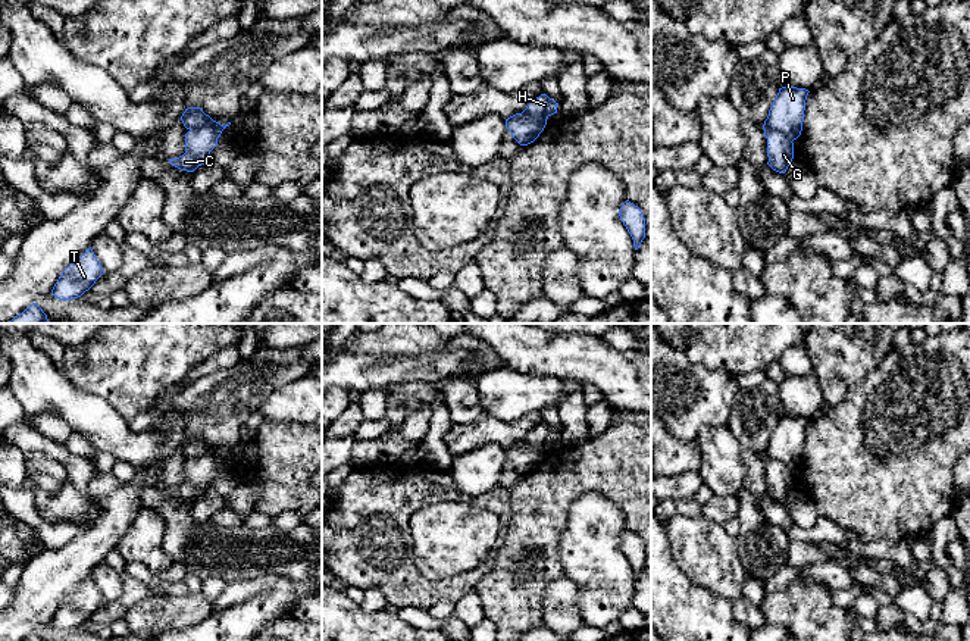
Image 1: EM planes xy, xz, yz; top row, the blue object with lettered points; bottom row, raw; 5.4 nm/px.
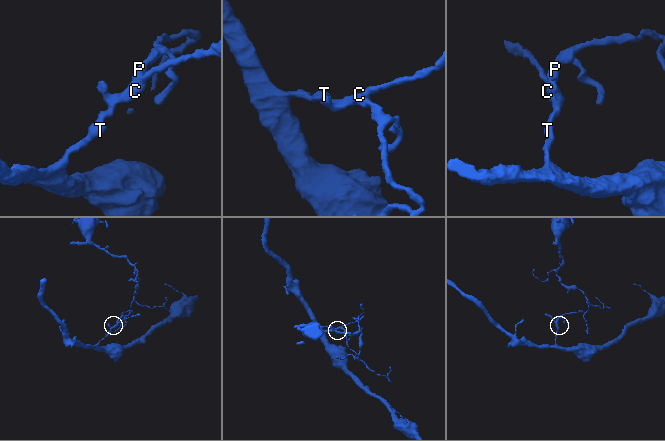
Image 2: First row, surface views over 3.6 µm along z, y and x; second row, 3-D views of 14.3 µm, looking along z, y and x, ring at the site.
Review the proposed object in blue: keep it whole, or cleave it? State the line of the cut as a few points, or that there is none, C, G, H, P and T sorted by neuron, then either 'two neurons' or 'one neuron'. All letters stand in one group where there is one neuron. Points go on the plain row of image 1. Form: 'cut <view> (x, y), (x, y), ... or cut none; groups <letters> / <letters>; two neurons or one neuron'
cut yz (764, 453), (779, 459), (791, 471); groups C G H T / P; two neurons

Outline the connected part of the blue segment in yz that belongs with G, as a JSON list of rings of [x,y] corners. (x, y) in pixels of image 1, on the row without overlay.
[[[763,454],[764,466],[767,468],[767,494],[779,501],[785,503],[789,493],[794,488],[794,472],[780,460]]]

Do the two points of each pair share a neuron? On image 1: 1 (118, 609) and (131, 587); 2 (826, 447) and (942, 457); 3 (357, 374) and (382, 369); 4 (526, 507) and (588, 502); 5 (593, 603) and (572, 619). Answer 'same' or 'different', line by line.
1: same
2: same
3: same
4: different
5: different

